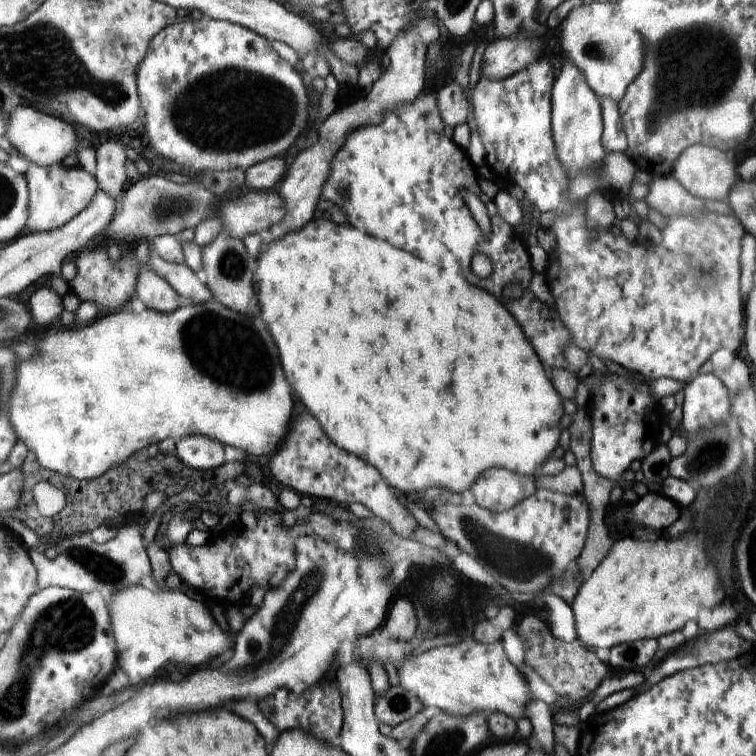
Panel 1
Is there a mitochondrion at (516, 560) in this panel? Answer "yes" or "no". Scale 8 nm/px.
yes

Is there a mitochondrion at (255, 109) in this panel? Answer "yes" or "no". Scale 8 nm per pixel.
yes

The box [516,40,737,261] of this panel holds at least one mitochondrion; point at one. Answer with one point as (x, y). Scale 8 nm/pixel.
(580, 121)

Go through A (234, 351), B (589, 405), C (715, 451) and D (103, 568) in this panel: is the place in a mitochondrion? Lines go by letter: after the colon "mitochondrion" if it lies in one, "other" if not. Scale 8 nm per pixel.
A: mitochondrion
B: other
C: mitochondrion
D: mitochondrion

